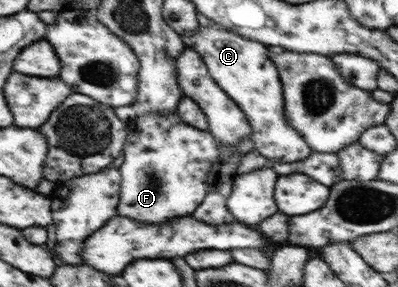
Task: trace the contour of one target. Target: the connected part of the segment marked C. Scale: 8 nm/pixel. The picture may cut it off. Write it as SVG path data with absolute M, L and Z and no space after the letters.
M218 23L214 26L200 25L197 33L192 33L189 37L181 36L181 39L185 48L193 48L200 54L214 82L244 112L252 129L251 140L264 158L272 162L298 162L310 156L308 144L287 123L282 98L283 84L278 67L269 55L272 47L241 37Z

